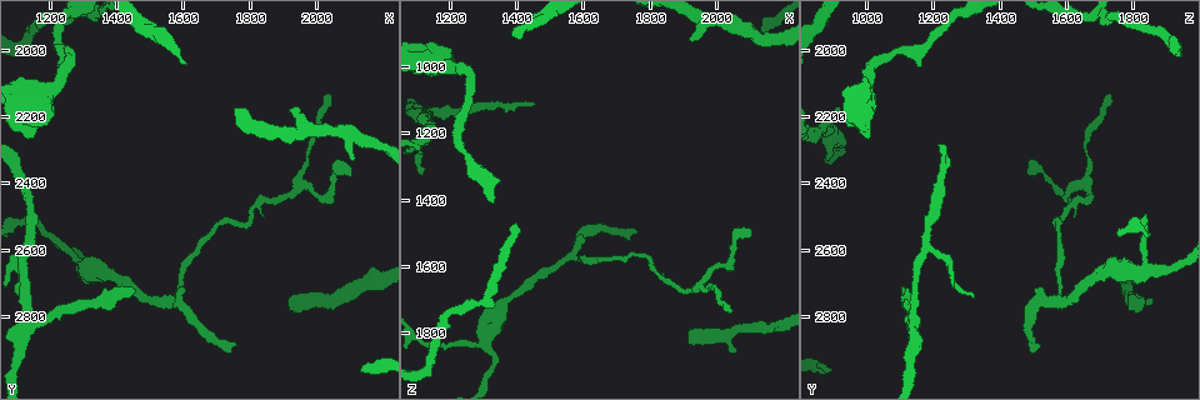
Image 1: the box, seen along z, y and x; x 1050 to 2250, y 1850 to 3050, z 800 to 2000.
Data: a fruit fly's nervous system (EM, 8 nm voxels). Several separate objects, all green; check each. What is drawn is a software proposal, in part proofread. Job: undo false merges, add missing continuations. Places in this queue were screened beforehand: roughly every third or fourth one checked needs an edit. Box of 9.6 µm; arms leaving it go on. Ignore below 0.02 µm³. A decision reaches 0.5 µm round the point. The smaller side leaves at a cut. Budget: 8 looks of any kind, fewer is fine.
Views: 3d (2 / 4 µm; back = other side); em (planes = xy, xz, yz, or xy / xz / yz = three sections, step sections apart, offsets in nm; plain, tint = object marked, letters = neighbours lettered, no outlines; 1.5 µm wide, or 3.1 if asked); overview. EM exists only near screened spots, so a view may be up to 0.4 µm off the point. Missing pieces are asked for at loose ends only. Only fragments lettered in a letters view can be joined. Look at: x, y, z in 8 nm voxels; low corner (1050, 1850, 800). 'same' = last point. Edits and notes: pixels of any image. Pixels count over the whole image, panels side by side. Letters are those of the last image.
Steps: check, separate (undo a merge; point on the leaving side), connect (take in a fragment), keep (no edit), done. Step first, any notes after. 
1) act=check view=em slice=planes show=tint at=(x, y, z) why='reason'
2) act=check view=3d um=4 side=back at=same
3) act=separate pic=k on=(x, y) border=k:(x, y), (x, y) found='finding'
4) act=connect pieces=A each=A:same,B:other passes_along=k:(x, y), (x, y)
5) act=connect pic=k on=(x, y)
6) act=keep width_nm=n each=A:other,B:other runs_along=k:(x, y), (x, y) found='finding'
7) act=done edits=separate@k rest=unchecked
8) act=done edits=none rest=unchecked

act=check view=em slice=xz step=8 show=letters at=(2060, 2740, 1860) why='branch stops here'

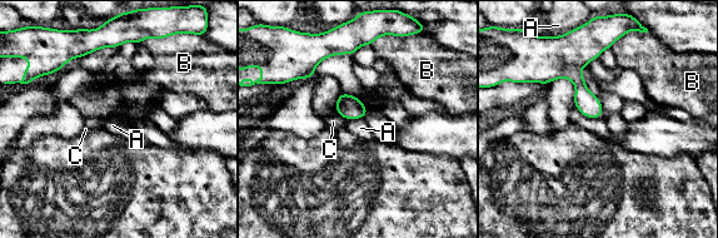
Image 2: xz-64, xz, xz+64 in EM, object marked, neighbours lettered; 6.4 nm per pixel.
act=check view=em slice=planes show=letters at=same

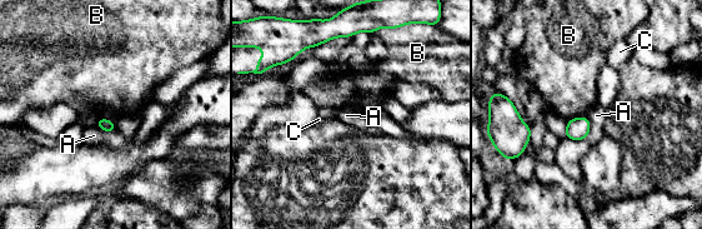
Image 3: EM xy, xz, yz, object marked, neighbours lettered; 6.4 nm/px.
act=keep longest_contact=A:150nm each=A:other,B:other,C:other found='no lettered fragment goes on from it'

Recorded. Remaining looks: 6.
act=check view=em slice=xz step=4 show=plain at=(1770, 2890, 1490) why='free end'

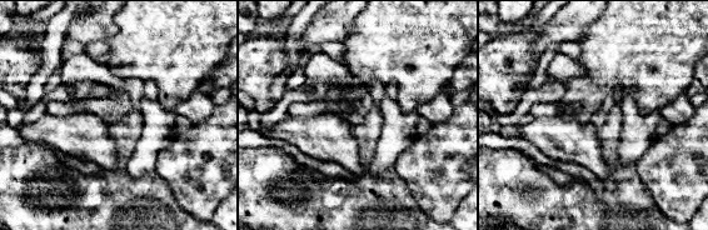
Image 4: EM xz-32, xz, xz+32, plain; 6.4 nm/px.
act=check view=em slice=xz step=4 show=letters at=same why='what lies round it'

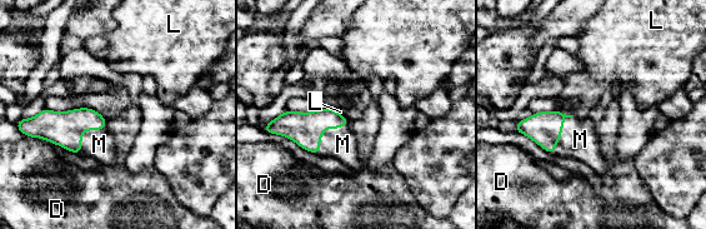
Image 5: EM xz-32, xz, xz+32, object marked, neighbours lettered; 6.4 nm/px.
act=connect pieces=M each=D:other,L:other,M:same passes_along=5:(305, 129), (325, 128), (343, 144) found='it goes on there'

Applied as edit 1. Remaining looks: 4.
act=check view=overview

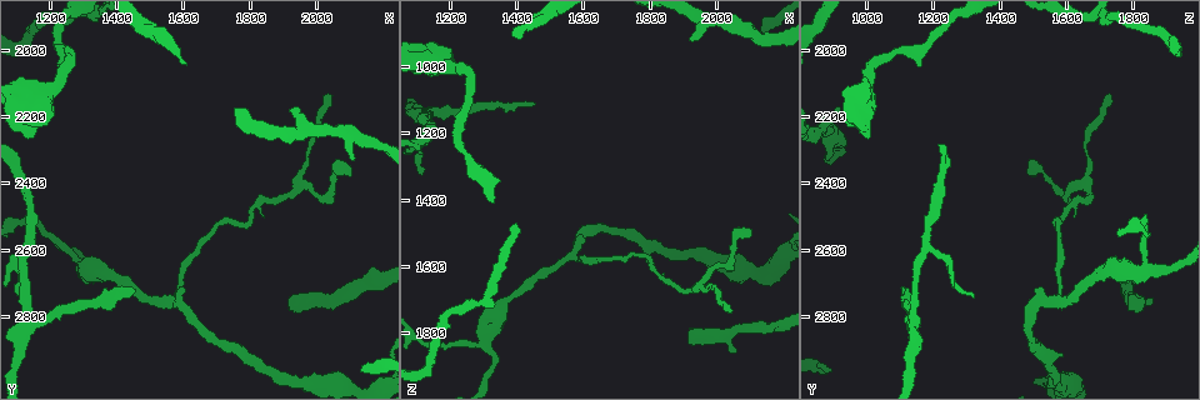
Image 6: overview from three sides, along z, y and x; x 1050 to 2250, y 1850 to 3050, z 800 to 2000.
act=check view=3d um=4 at=(1930, 2190, 920) why='an open end'

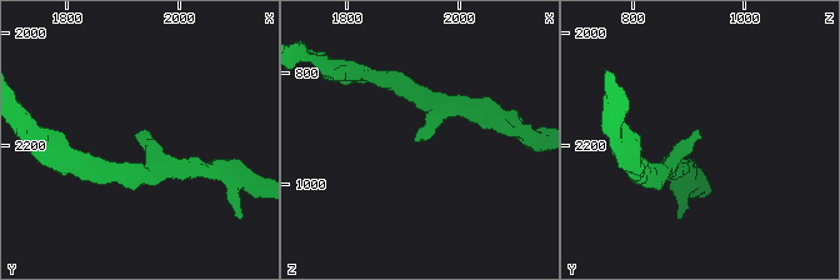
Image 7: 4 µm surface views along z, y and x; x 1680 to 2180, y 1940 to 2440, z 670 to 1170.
act=check view=em slice=planes show=letters at=(1925, 2180, 925)

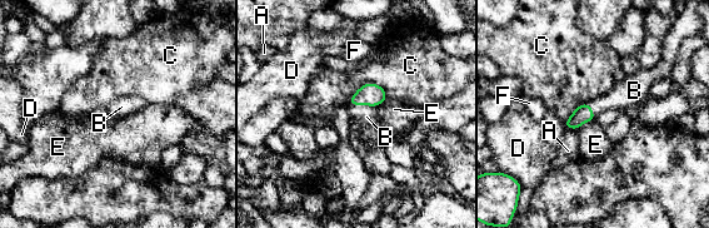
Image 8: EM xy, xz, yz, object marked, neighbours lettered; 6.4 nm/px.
act=connect pieces=B longest_contact=C:260nm each=A:other,B:same,C:other,D:other,E:other,F:other passes_along=8:(372, 94), (364, 104), (367, 117) found='it goes on there'

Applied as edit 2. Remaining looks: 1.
act=done edits=connect@5,connect@8 rest=unchecked

